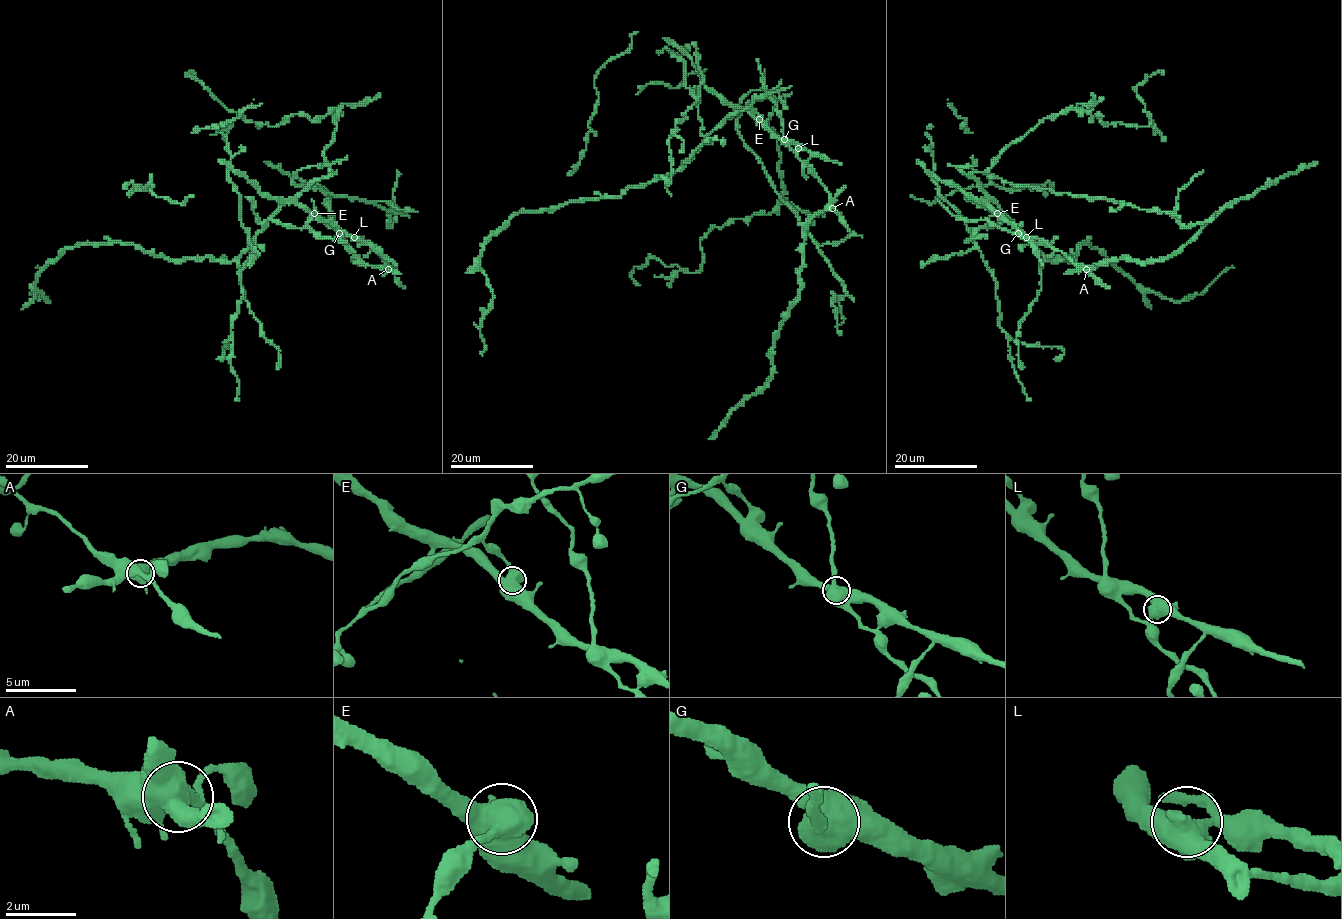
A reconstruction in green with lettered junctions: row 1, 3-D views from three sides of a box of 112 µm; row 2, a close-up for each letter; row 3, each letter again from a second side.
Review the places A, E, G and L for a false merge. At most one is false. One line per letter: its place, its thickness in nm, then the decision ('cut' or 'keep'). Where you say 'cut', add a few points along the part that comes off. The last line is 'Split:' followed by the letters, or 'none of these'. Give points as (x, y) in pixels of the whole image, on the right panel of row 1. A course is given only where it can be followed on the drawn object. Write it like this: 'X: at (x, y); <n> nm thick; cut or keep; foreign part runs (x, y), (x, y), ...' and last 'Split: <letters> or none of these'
A: at (1086, 269); 480 nm thick; keep
E: at (997, 213); 600 nm thick; keep
G: at (1018, 233); 700 nm thick; keep
L: at (1026, 237); 600 nm thick; keep
Split: none of these

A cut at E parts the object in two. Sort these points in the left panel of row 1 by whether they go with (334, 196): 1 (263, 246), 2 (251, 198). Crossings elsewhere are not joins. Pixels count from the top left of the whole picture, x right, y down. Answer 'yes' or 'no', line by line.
1: no
2: no

